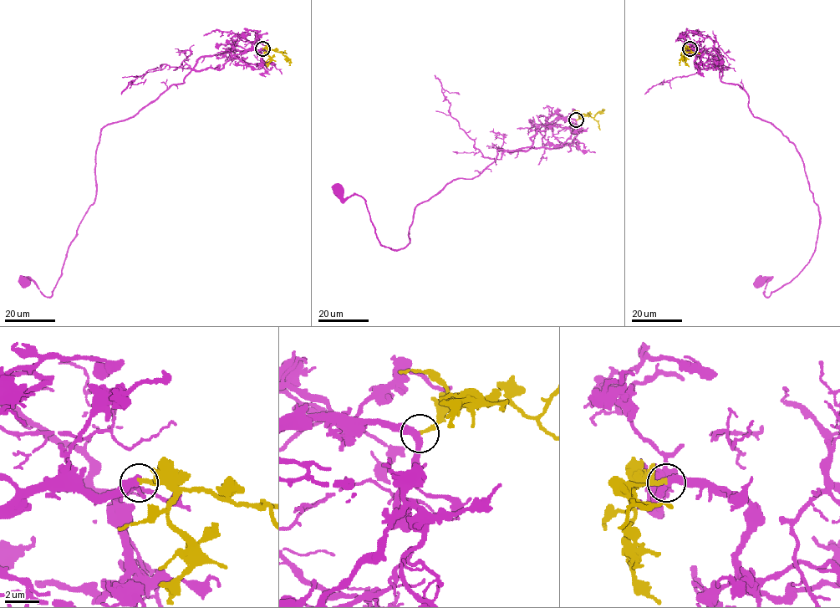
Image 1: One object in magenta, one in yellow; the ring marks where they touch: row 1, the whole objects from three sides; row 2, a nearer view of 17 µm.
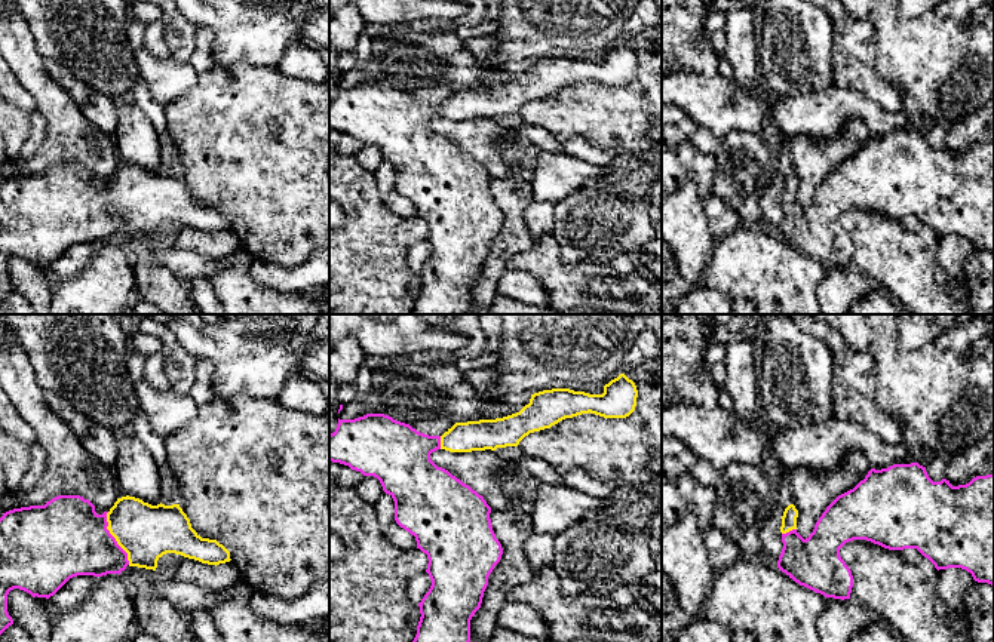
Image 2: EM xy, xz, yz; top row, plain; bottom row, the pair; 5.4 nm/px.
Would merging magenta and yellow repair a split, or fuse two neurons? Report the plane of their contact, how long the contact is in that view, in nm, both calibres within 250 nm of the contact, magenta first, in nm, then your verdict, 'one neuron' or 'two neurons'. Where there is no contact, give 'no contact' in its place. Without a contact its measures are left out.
meets magenta in xy; contact 320 nm long; 400 nm thick on the magenta side, 300 nm on the other; one neuron

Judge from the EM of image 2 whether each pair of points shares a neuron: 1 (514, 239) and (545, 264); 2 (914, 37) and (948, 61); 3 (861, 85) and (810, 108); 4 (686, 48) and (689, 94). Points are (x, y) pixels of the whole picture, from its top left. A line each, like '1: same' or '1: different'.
1: different
2: same
3: different
4: different

